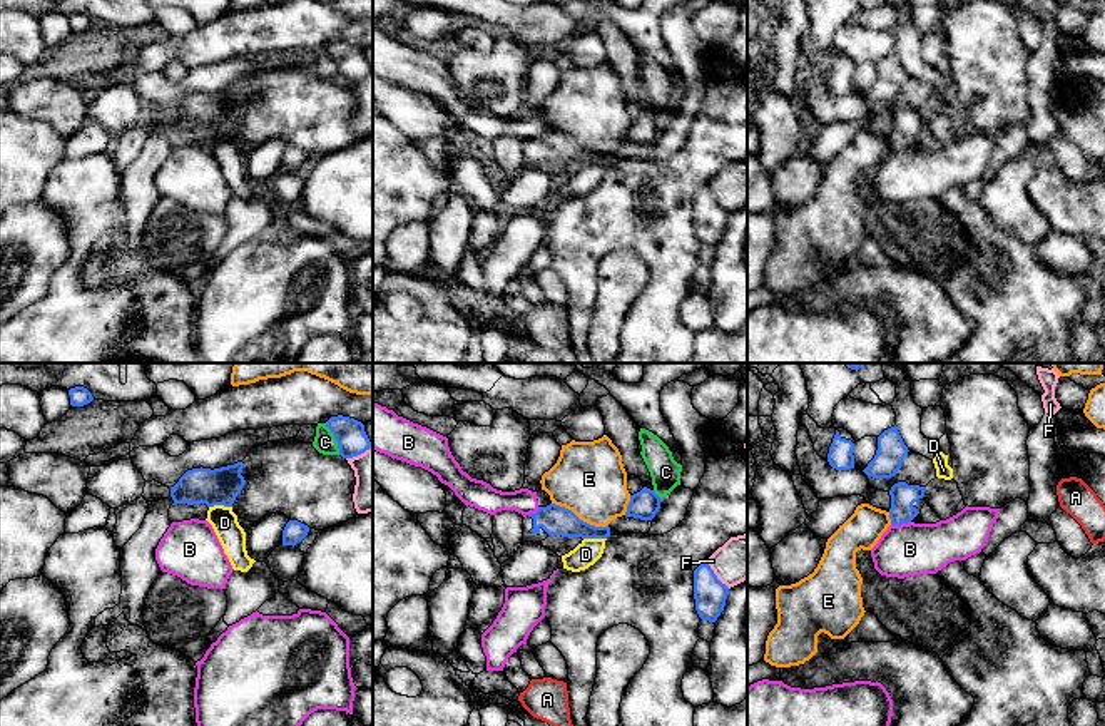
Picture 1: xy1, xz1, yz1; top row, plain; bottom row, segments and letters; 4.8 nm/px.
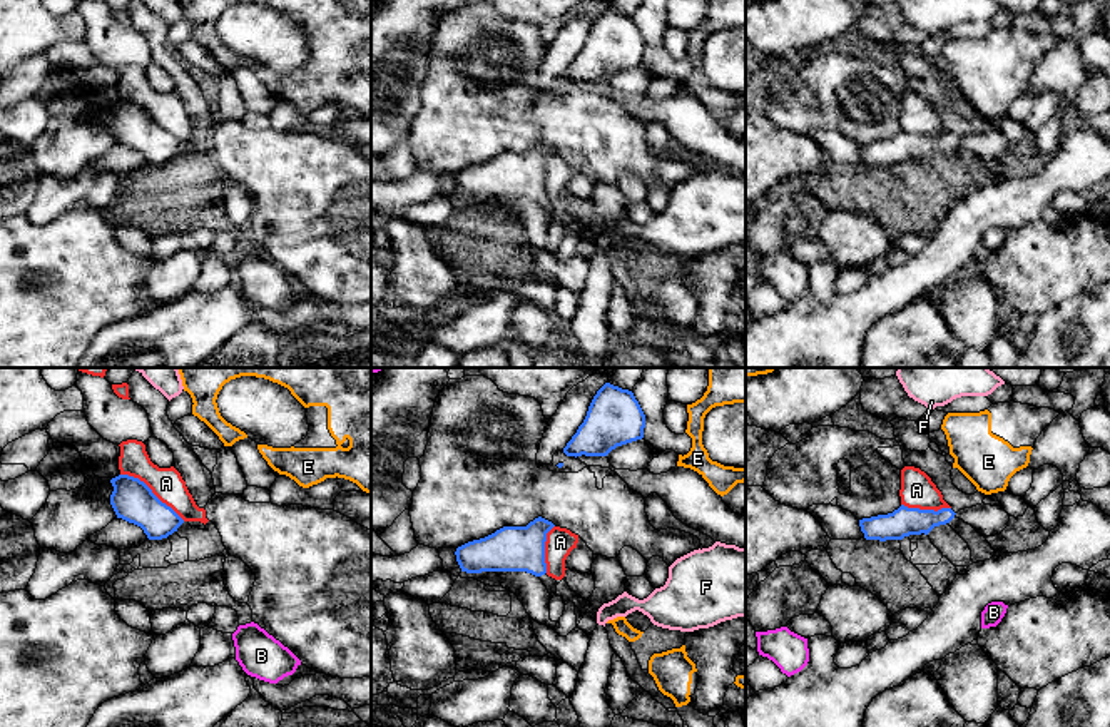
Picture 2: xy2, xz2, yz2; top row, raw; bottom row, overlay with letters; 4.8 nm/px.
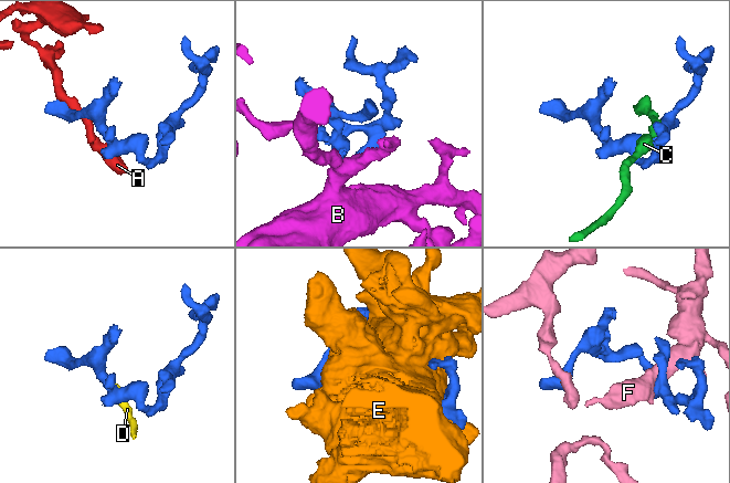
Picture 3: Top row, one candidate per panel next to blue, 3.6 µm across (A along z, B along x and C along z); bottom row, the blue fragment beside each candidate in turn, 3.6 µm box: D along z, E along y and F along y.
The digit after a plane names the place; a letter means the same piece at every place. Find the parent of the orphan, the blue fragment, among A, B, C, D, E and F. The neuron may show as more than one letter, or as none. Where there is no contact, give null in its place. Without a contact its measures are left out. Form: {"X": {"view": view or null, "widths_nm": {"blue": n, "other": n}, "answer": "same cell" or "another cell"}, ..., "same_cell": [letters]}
{"A": {"view": "xy2", "widths_nm": {"blue": 200, "other": 160}, "answer": "another cell"}, "B": {"view": "yz1", "widths_nm": {"blue": 120, "other": 260}, "answer": "another cell"}, "C": {"view": "xy1", "widths_nm": {"blue": 150, "other": 110}, "answer": "another cell"}, "D": {"view": "xy1", "widths_nm": {"blue": 180, "other": 130}, "answer": "another cell"}, "E": {"view": "xz1", "widths_nm": {"blue": 140, "other": 360}, "answer": "another cell"}, "F": {"view": "xz1", "widths_nm": {"blue": 160, "other": 220}, "answer": "another cell"}, "same_cell": []}

